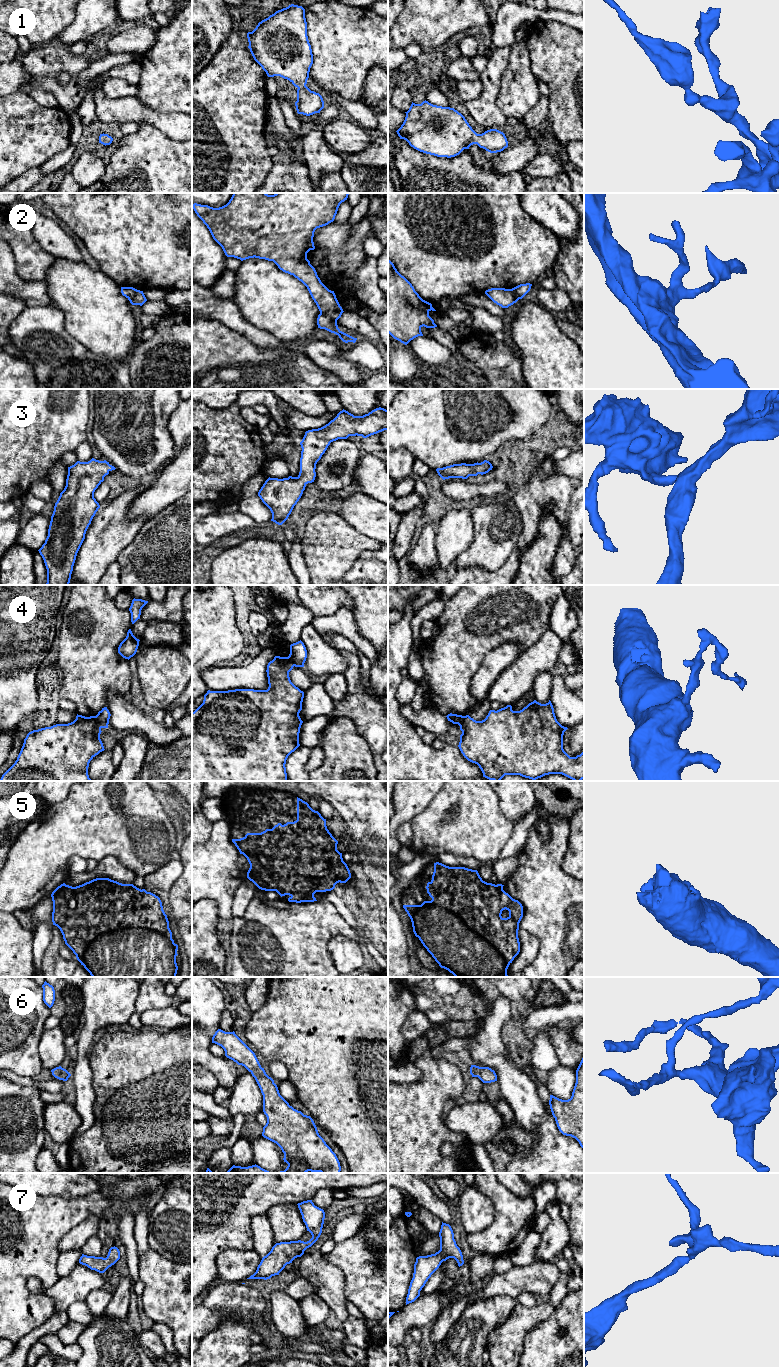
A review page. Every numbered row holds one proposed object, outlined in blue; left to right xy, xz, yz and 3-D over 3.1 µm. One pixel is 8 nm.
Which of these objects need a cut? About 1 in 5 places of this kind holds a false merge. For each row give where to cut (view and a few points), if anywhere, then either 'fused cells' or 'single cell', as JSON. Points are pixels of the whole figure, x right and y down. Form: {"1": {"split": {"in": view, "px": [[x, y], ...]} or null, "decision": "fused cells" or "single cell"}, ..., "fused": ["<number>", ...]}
{"1": {"split": null, "decision": "single cell"}, "2": {"split": {"in": "xz", "px": [[320, 312], [336, 320]]}, "decision": "fused cells"}, "3": {"split": null, "decision": "single cell"}, "4": {"split": {"in": "xy", "px": [[94, 716], [101, 727]]}, "decision": "fused cells"}, "5": {"split": null, "decision": "single cell"}, "6": {"split": null, "decision": "single cell"}, "7": {"split": null, "decision": "single cell"}, "fused": ["2", "4"]}

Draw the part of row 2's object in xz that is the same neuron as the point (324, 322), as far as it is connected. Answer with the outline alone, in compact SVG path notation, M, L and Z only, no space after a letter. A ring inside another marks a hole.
M320 313L318 315L317 325L318 325L318 328L320 328L320 329L325 329L331 333L338 335L339 338L345 343L348 343L348 342L355 343L357 340L357 338L354 338L354 337L342 332L338 328L337 320L334 320L326 315L323 315L322 313Z

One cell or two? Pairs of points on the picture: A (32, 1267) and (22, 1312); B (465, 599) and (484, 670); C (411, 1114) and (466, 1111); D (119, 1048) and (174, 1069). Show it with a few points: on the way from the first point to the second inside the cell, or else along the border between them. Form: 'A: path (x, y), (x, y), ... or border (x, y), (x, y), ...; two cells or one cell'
A: path (18, 1271), (15, 1274), (15, 1298); one cell
B: border (498, 645), (485, 655), (471, 683); two cells
C: border (444, 1119), (445, 1125), (448, 1128), (464, 1133); two cells
D: path (133, 1062), (140, 1069), (160, 1069); one cell

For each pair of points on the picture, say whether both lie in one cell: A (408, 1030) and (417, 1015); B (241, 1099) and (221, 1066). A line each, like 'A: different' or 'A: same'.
A: same
B: different

